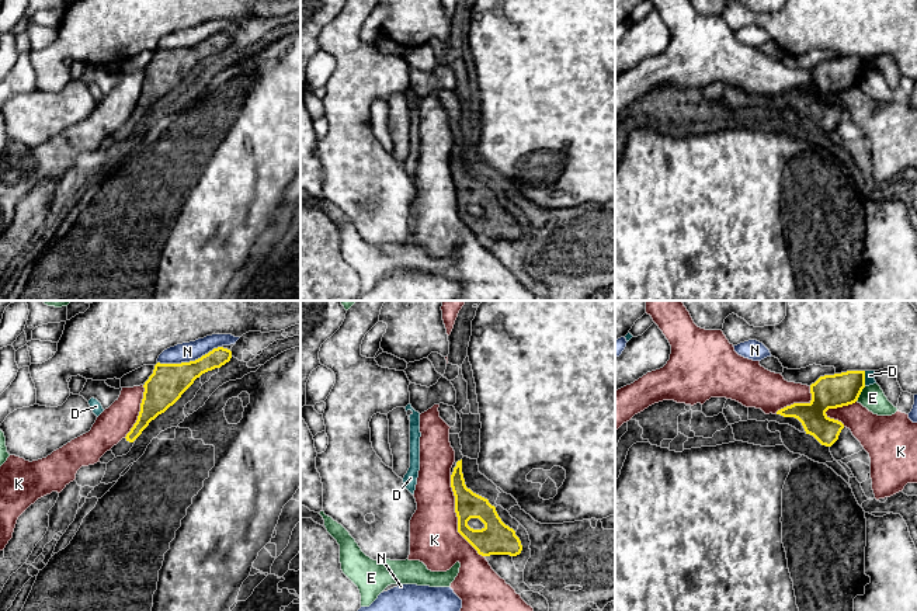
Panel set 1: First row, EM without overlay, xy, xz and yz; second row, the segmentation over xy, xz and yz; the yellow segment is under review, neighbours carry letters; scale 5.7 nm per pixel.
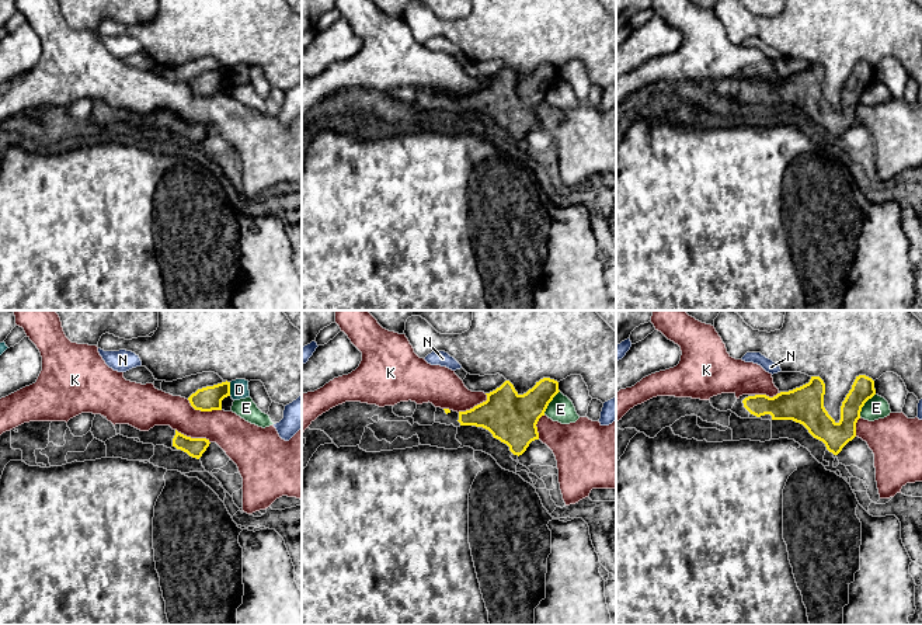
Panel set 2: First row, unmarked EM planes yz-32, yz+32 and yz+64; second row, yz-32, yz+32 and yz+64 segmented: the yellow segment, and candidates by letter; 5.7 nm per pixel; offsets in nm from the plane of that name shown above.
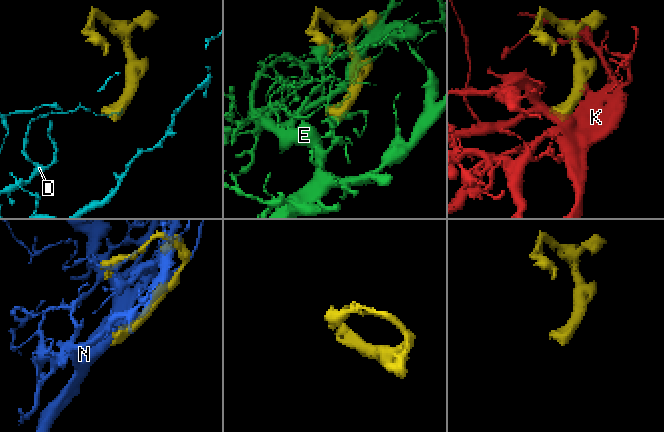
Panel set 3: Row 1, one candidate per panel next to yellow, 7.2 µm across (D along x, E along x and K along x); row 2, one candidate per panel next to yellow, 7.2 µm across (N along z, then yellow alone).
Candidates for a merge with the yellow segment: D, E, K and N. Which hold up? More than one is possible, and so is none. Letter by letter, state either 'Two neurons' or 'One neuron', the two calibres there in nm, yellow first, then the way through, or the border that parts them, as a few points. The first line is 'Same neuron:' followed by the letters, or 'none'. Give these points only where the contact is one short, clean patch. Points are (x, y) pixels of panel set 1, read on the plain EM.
Same neuron: none
D: Two neurons. Thickness 190 nm (yellow) against 60 nm. Boundary: yz (864, 56), (865, 70)
E: Two neurons. Thickness 190 nm (yellow) against 140 nm. Boundary: yz (865, 72), (855, 86)
K: Two neurons. Thickness 180 nm (yellow) against 280 nm
N: Two neurons. Thickness 220 nm (yellow) against 110 nm

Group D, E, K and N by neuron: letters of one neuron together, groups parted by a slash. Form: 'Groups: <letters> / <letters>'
Groups: D / E / K / N

